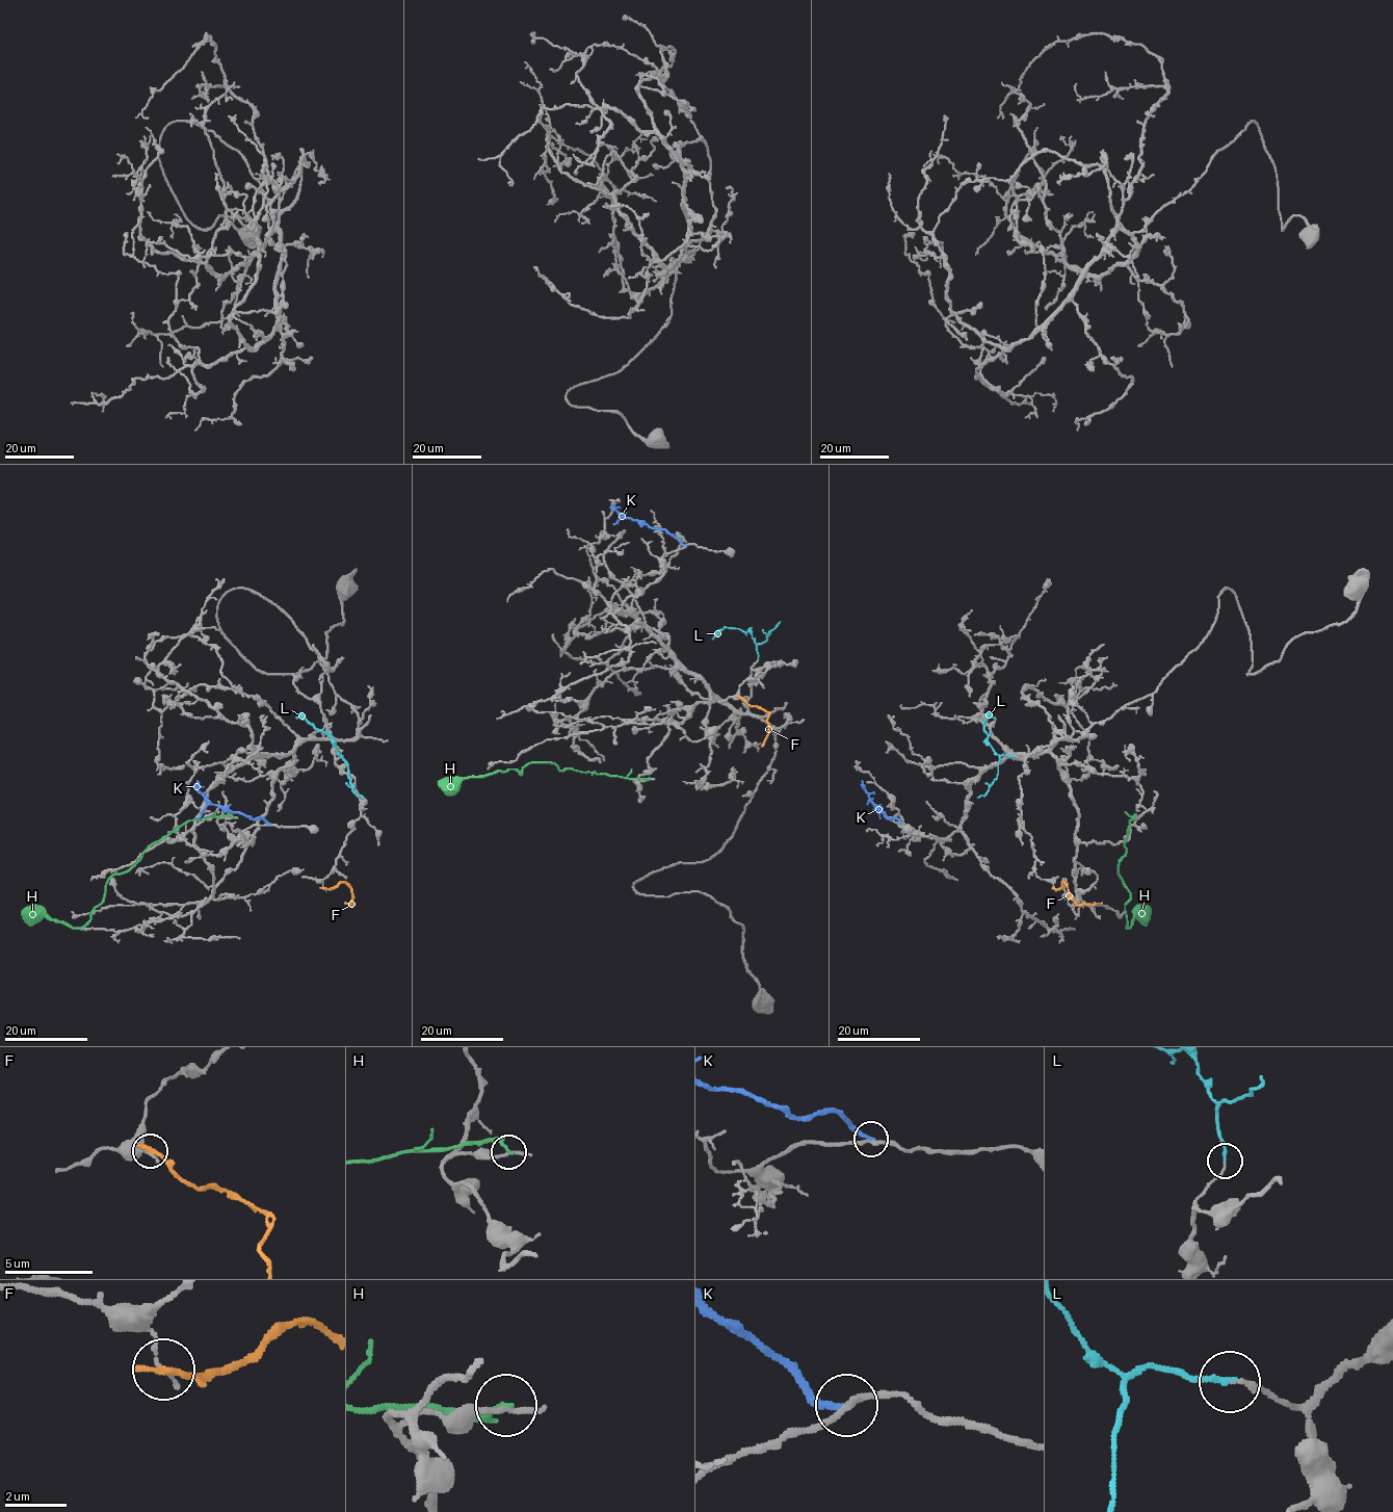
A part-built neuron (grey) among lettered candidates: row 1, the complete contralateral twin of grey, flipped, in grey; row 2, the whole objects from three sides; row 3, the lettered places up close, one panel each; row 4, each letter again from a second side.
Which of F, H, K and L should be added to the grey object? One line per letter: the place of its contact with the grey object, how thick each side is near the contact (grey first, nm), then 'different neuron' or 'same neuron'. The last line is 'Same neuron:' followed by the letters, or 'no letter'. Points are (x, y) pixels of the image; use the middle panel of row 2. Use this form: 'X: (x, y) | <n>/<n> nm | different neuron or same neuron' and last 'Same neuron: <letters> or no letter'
F: (740, 698) | 150/280 nm | different neuron
H: (649, 778) | 240/180 nm | different neuron
K: (686, 545) | 200/220 nm | different neuron
L: (758, 658) | 120/180 nm | same neuron
Same neuron: L

